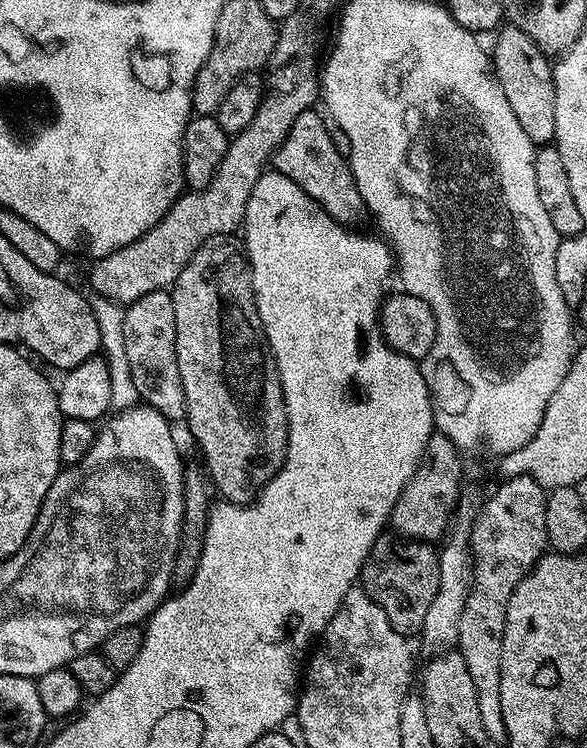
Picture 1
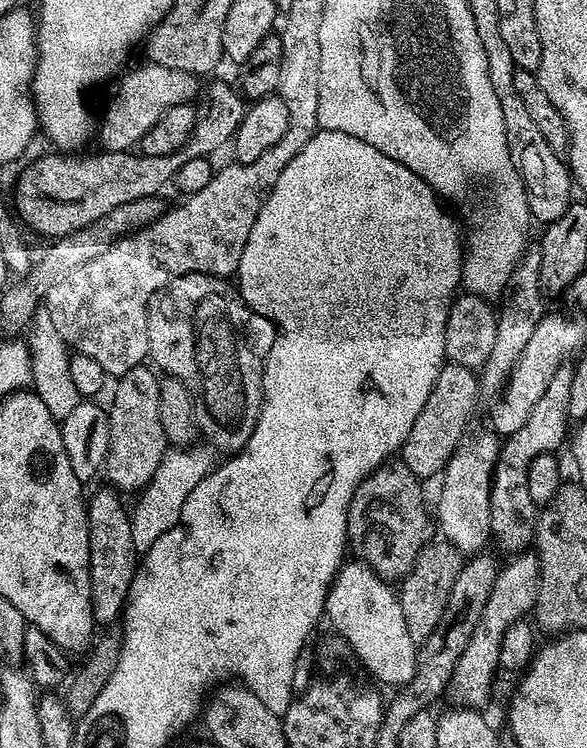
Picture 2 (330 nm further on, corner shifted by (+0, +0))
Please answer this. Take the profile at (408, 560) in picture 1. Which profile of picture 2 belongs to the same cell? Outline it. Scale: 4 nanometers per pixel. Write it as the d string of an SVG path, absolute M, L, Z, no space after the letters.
M385 462L380 467L371 469L366 479L354 490L354 498L348 507L350 548L360 555L357 557L381 580L403 581L420 557L420 551L433 539L434 516L429 505L428 508L424 505L424 488L420 479L402 462Z

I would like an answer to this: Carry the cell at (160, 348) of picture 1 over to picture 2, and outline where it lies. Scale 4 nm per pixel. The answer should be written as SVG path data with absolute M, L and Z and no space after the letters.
M148 366L130 370L115 381L116 397L113 398L112 405L109 403L106 408L110 442L108 459L104 461L103 471L106 476L108 472L107 483L117 489L145 488L154 478L154 470L158 470L164 453L169 451L170 445L164 433L162 418L158 418L160 382L161 377Z

